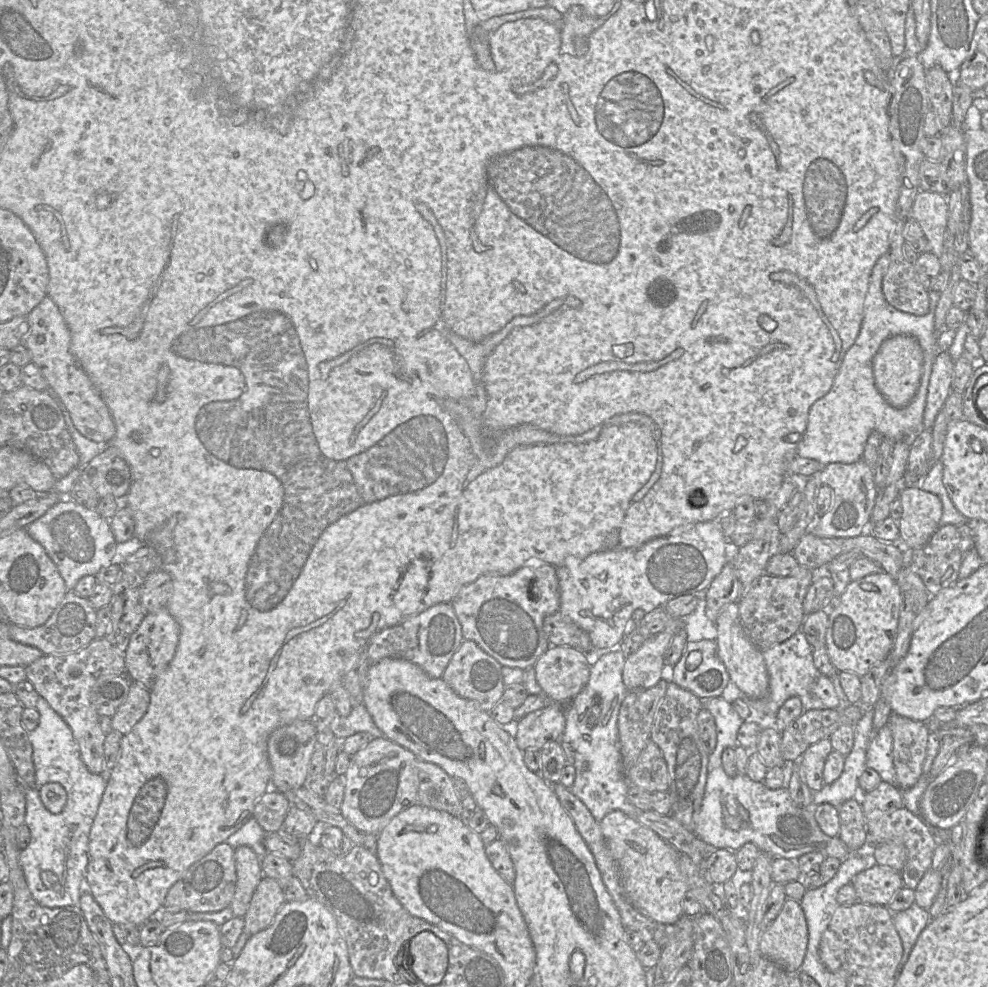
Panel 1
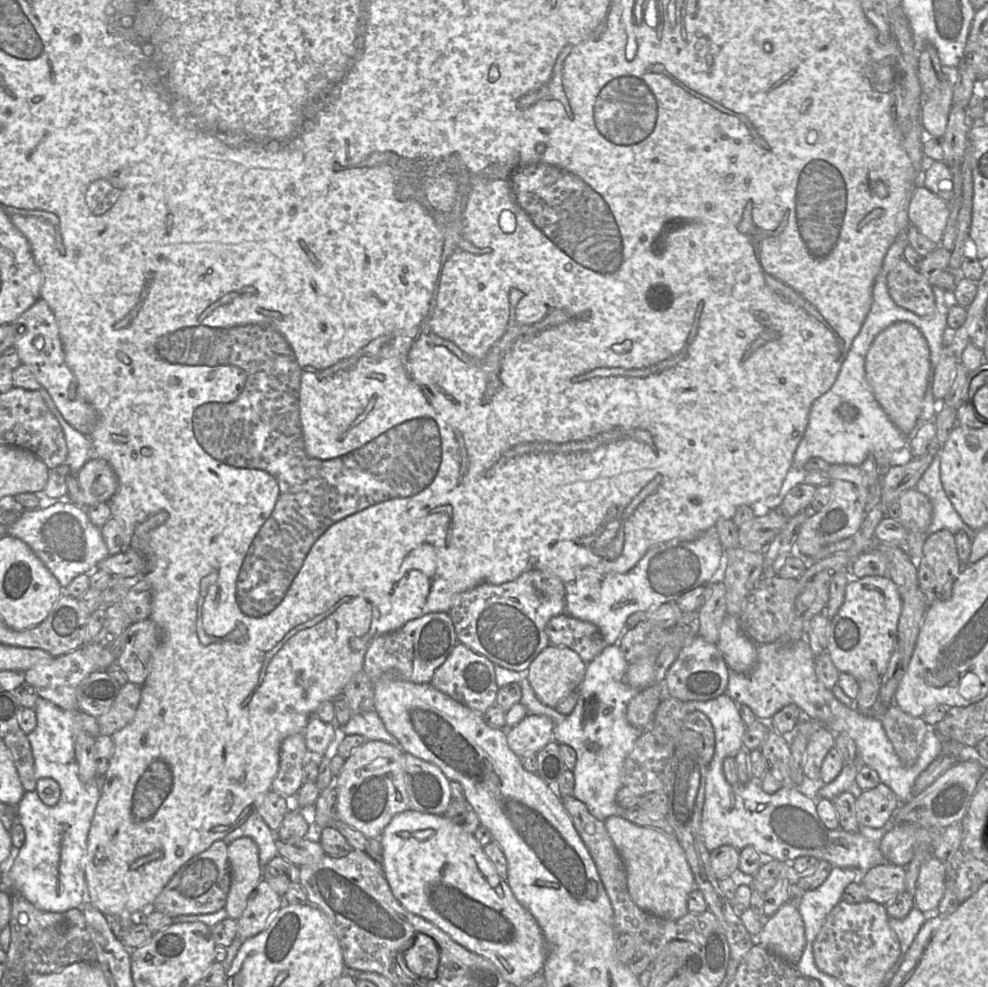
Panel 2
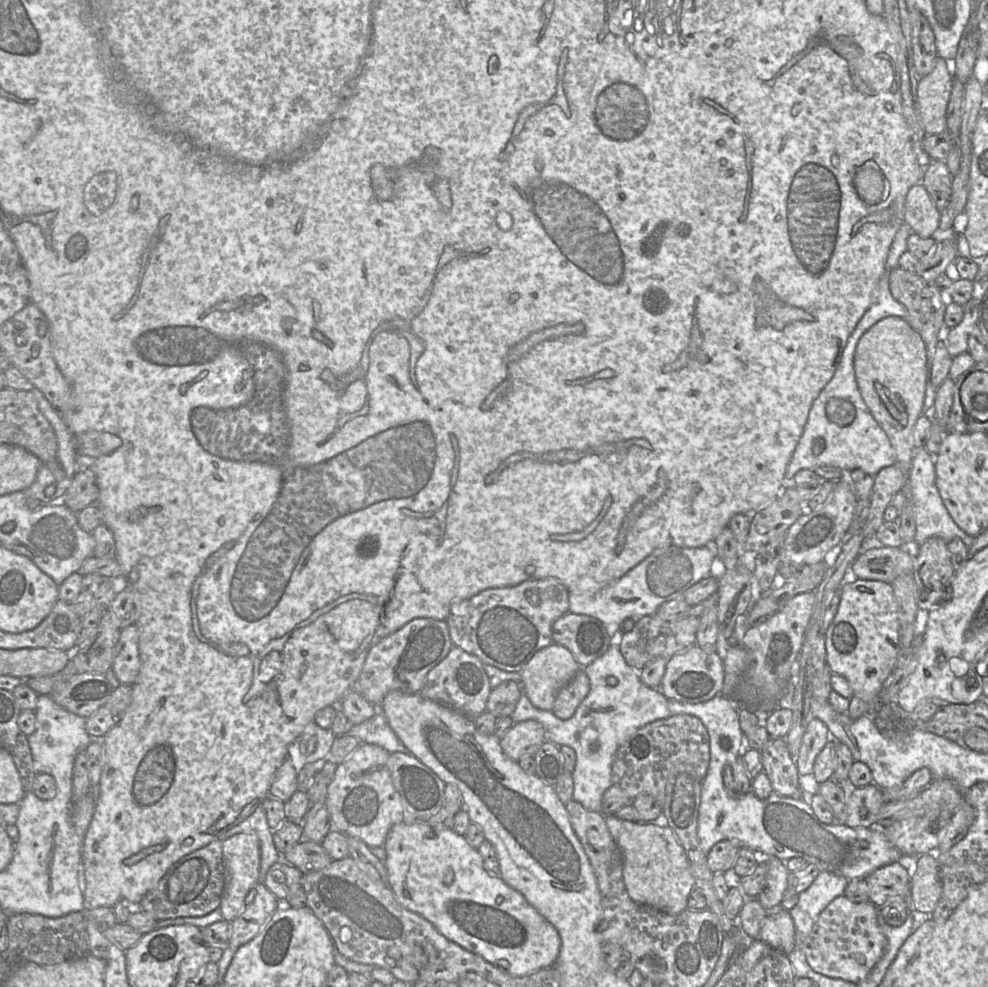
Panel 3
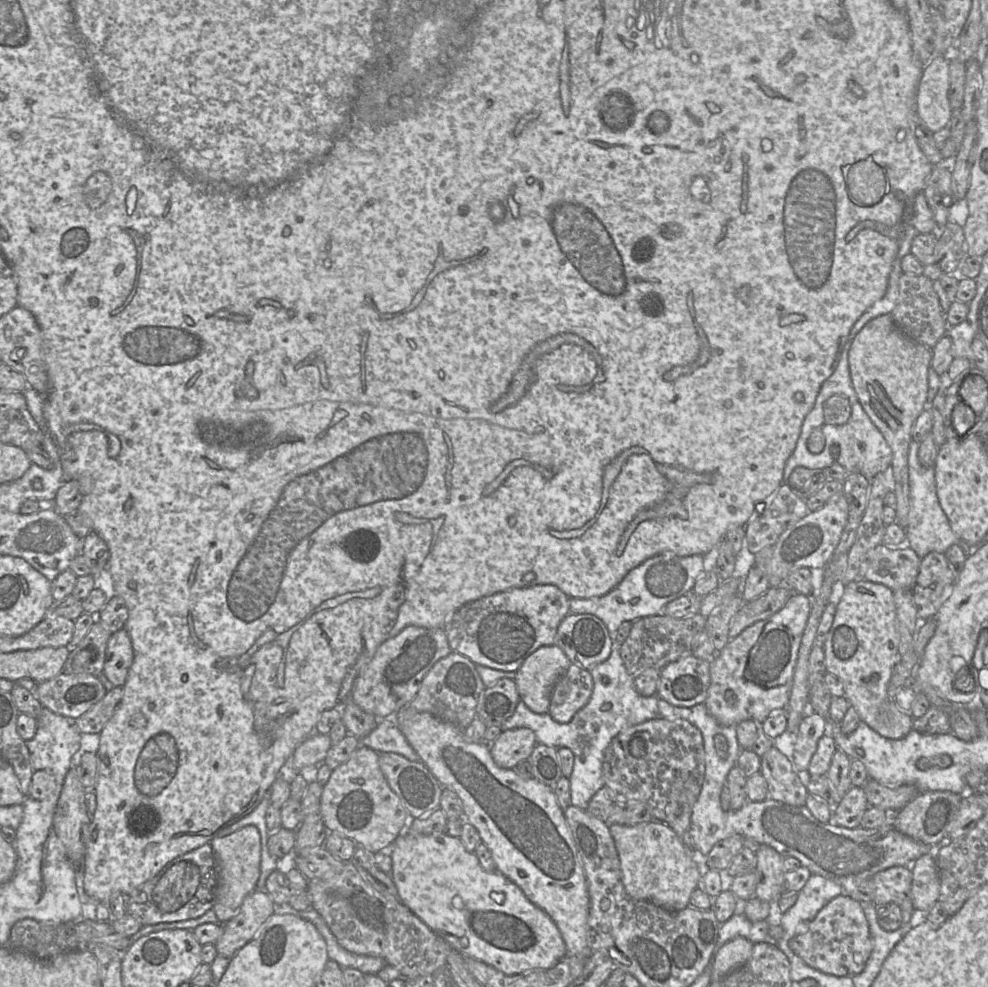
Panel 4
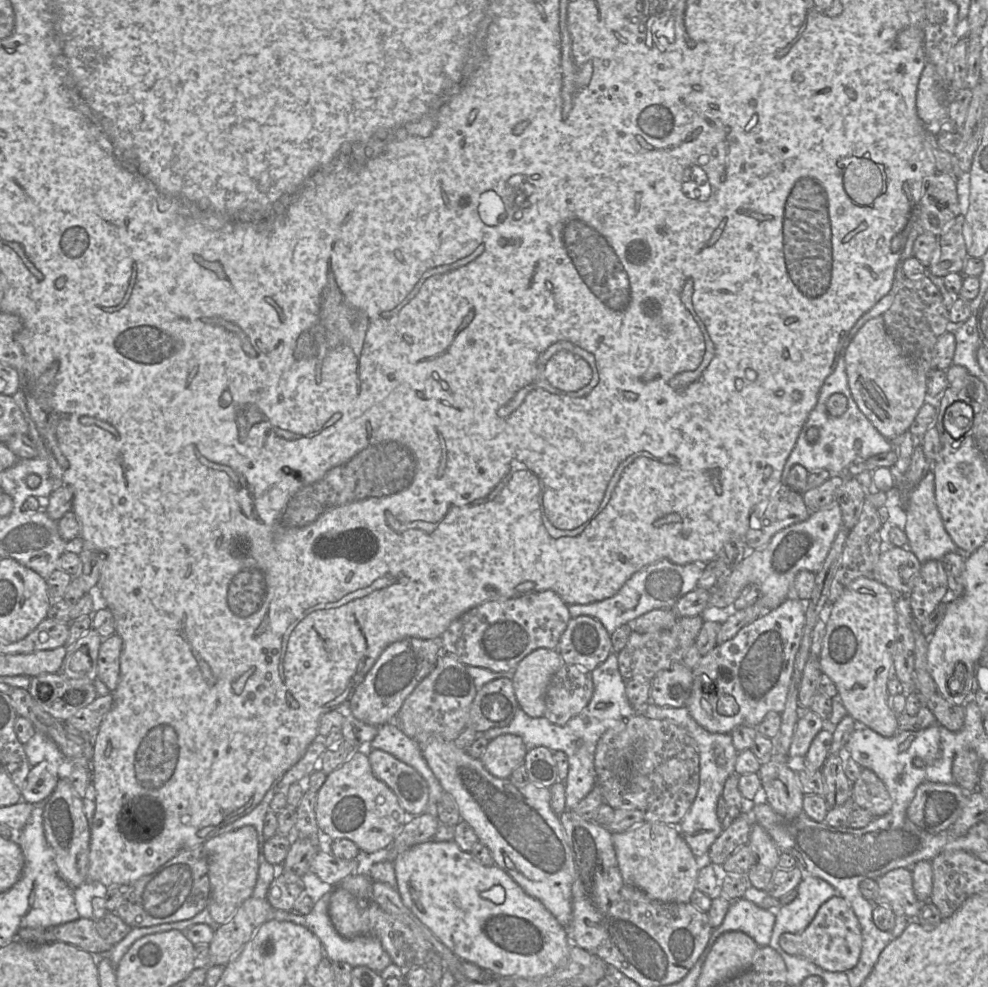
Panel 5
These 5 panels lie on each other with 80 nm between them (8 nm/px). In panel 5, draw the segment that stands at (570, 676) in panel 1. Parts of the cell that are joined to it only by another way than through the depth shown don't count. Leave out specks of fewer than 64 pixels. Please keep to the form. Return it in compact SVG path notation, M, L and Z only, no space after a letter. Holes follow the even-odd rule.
M538 648L523 658L512 678L519 707L530 717L544 716L545 695L563 661L557 649Z

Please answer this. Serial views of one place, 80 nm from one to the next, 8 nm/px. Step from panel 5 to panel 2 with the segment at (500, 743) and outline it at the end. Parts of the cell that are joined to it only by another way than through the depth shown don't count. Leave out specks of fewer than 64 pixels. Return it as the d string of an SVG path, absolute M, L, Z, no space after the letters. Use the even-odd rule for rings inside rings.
M528 714L512 728L507 728L509 748L519 757L537 753L553 741L554 723L548 716Z

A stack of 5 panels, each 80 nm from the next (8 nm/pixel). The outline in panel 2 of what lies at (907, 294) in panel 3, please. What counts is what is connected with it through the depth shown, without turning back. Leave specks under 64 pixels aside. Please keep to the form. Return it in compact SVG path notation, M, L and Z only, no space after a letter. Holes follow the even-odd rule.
M904 258L899 259L887 275L887 288L898 306L920 317L931 316L935 312L932 285Z

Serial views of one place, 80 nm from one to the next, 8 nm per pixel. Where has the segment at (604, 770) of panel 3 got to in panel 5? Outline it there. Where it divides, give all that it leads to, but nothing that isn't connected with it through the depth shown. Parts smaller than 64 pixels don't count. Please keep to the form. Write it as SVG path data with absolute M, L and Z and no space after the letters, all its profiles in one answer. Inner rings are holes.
M612 652L597 668L591 671L593 695L589 704L565 725L556 725L544 716L533 718L527 715L519 706L512 721L504 727L491 728L479 732L489 741L504 734L514 734L522 738L527 751L535 747L546 747L552 752L562 751L566 754L569 764L567 778L564 781L566 791L565 806L567 810L574 808L586 797L596 785L594 755L598 740L607 729L625 718L637 714L626 695L626 681L619 672L618 653Z

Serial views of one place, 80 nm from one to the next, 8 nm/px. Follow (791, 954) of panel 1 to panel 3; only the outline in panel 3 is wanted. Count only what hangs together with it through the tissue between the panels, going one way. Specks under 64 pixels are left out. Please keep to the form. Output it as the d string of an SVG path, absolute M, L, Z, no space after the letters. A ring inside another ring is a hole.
M789 911L767 915L757 938L770 947L788 954L795 948L795 926Z

